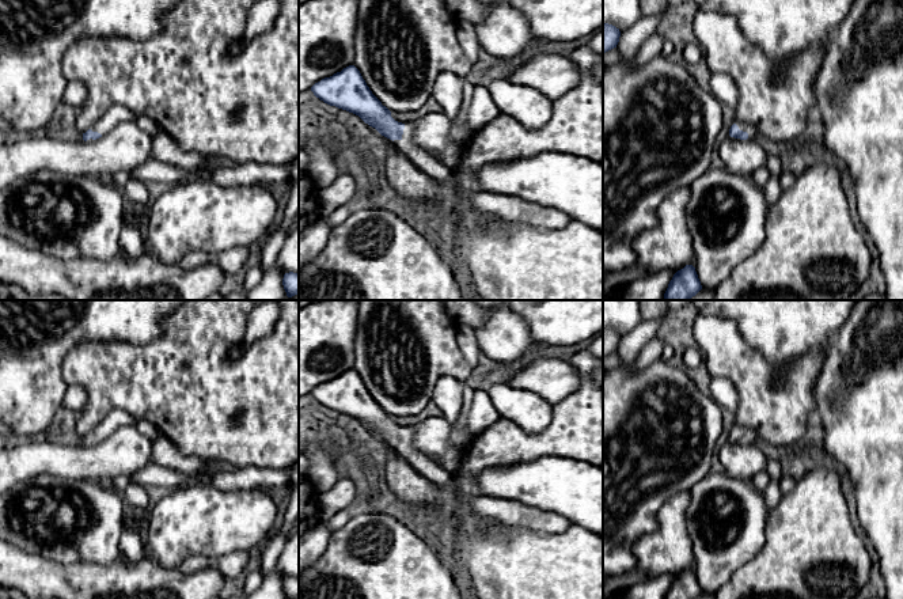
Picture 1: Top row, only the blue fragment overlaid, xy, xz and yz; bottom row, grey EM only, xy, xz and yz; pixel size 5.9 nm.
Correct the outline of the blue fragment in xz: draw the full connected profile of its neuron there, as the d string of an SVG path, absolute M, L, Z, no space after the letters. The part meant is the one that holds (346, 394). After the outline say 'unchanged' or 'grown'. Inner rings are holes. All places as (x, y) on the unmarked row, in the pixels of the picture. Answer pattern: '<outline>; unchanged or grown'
M354 369L322 383L311 391L311 395L325 407L358 420L382 440L390 443L428 481L443 488L451 485L452 475L414 447L416 426L395 425L391 416L372 398Z; grown

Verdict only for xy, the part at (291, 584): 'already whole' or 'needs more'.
already whole

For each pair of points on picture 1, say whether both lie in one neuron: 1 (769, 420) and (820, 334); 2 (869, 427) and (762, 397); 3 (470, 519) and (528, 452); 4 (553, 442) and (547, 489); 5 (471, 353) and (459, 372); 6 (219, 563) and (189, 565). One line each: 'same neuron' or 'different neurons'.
1: different neurons
2: different neurons
3: same neuron
4: different neurons
5: different neurons
6: same neuron

